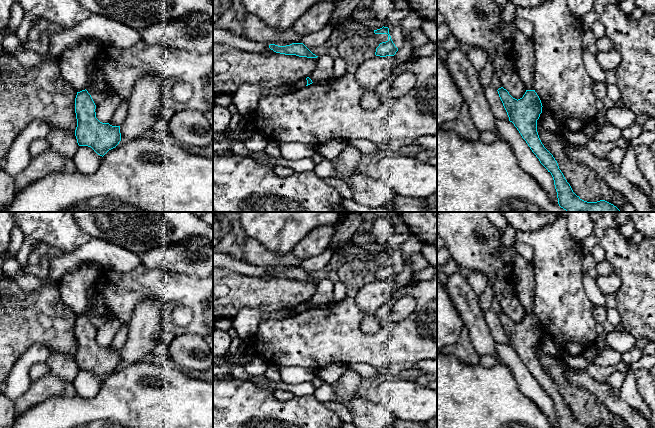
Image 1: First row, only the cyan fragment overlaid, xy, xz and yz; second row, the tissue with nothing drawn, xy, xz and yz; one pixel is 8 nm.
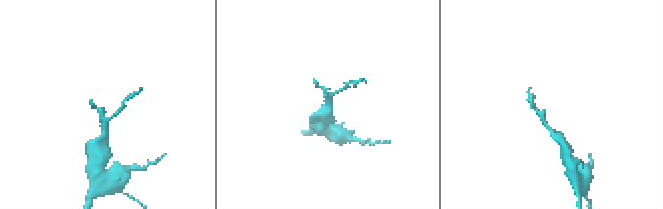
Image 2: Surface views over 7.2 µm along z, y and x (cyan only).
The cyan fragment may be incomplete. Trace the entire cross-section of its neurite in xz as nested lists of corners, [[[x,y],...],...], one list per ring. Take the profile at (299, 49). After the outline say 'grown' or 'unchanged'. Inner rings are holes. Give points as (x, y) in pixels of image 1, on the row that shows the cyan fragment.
[[[292,43],[286,46],[270,44],[269,48],[276,53],[285,55],[296,55],[299,57],[317,58],[303,43]]]; unchanged

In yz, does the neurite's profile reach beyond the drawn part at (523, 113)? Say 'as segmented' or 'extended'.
as segmented

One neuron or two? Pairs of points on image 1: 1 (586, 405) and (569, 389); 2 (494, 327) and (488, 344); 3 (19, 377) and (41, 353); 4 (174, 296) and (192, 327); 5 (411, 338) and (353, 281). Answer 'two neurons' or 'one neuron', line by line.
1: one neuron
2: two neurons
3: one neuron
4: one neuron
5: two neurons

